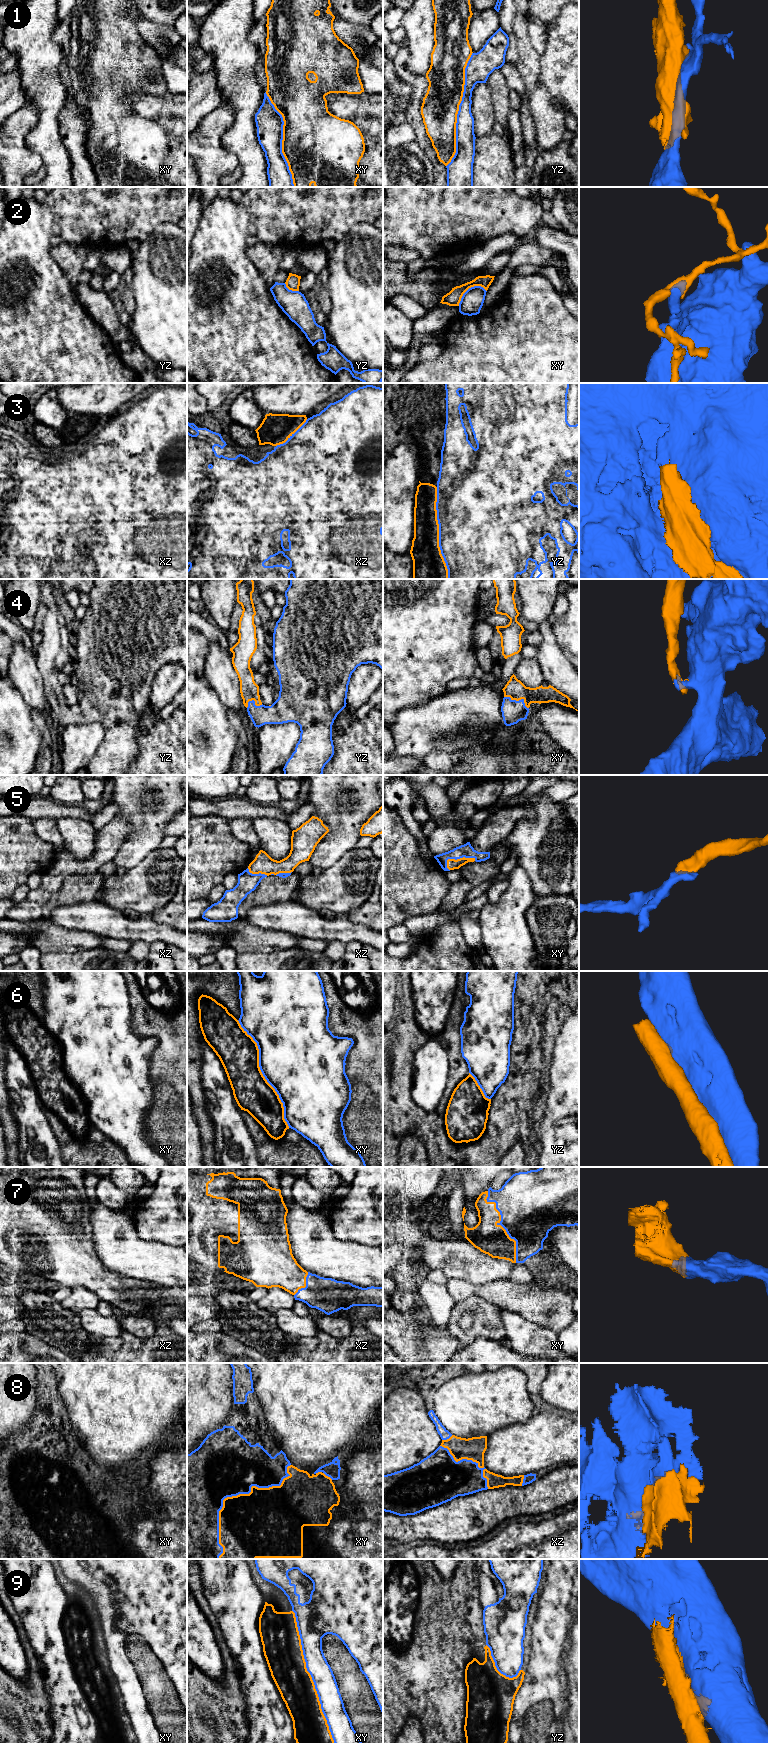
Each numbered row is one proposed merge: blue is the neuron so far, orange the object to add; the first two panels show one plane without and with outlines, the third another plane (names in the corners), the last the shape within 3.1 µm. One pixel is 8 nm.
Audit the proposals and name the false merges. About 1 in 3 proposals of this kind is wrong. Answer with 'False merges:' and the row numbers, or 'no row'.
False merges: 1, 2, 3, 6, 9

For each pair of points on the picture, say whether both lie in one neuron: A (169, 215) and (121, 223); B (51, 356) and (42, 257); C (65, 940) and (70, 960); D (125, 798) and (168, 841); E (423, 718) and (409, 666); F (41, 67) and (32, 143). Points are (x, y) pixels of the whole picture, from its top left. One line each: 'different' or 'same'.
A: same
B: same
C: different
D: different
E: different
F: same

